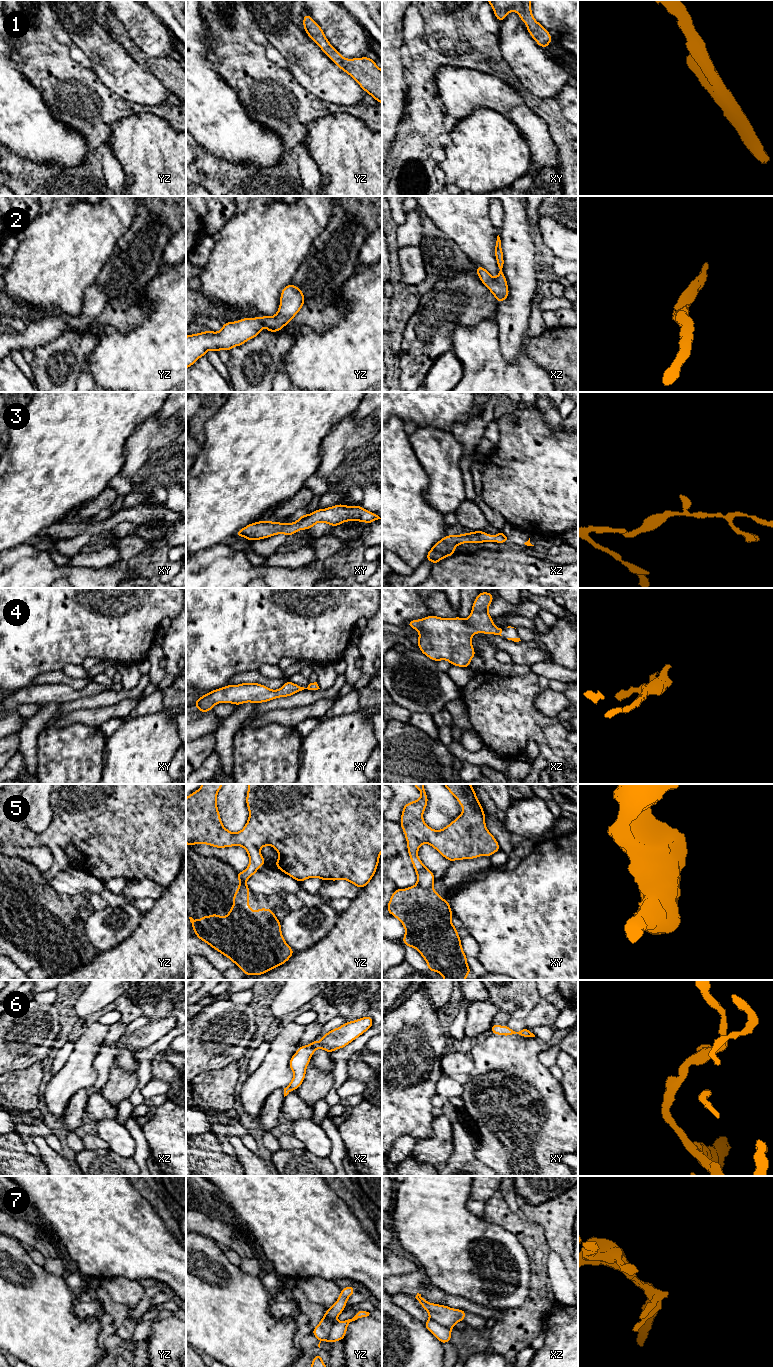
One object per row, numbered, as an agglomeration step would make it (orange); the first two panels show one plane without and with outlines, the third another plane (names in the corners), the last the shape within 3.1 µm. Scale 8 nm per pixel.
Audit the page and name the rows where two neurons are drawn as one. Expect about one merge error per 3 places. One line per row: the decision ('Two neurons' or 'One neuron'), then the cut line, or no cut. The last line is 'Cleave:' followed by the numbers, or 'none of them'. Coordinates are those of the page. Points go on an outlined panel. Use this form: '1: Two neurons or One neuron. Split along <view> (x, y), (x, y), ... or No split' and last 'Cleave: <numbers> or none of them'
1: One neuron. No split
2: One neuron. No split
3: One neuron. No split
4: One neuron. No split
5: Two neurons. Split along xy (416, 884), (422, 887), (432, 885)
6: One neuron. No split
7: Two neurons. Split along xz (430, 1318), (450, 1329)
Cleave: 5, 7

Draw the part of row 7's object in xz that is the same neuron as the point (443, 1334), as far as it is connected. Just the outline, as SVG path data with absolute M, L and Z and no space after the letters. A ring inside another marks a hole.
M431 1319L426 1321L424 1325L442 1344L451 1341L451 1329L448 1329Z

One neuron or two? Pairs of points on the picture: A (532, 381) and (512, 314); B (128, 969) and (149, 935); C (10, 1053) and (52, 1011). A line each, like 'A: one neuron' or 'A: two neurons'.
A: two neurons
B: one neuron
C: one neuron

